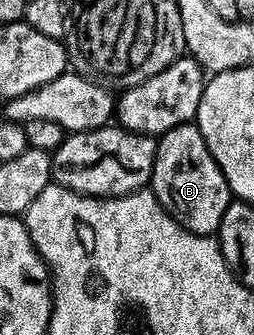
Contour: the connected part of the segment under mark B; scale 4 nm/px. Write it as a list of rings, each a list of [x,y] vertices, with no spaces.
[[[197,123],[172,126],[163,136],[157,137],[156,166],[152,170],[149,187],[160,202],[160,206],[184,230],[197,236],[214,236],[224,218],[224,210],[232,202],[232,193],[216,158],[212,158],[212,150],[208,150],[208,142],[204,142],[204,134],[200,134]]]

